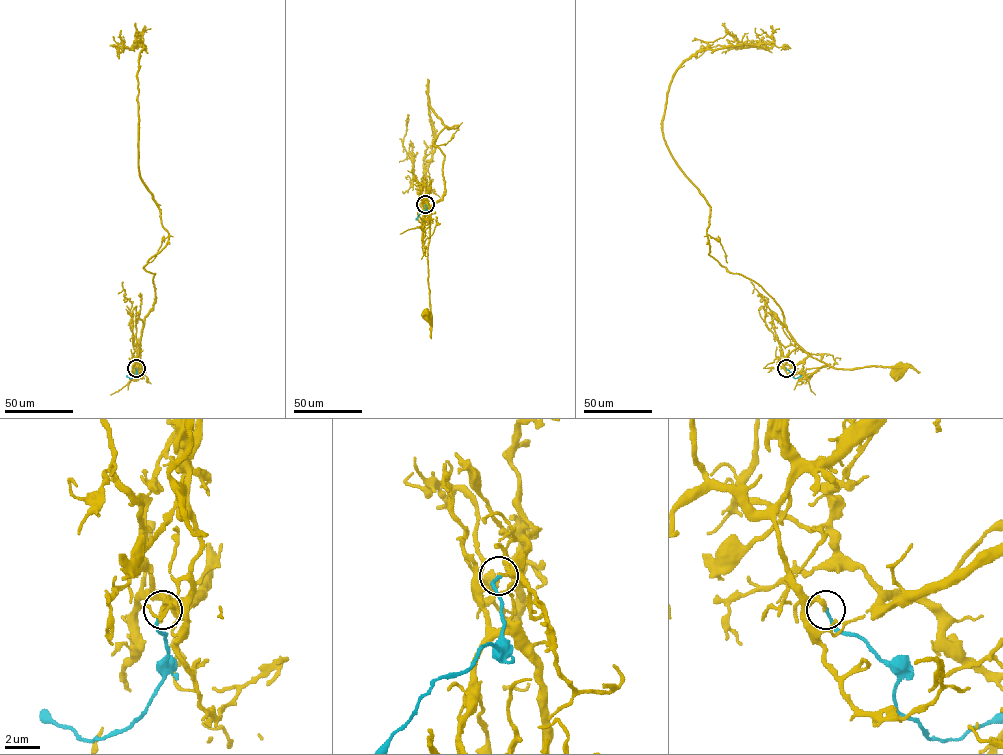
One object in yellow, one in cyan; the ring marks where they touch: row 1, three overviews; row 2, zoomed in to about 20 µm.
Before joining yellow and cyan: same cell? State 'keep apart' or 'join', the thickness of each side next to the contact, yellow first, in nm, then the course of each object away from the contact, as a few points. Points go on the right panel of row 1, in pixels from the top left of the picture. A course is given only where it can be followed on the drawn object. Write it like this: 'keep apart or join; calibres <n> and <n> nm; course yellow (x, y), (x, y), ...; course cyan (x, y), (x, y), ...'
keep apart; calibres 190 and 170 nm; course yellow (786, 368), (812, 356), (836, 368), (893, 367), (895, 375); course cyan (786, 368), (794, 378), (801, 375)

